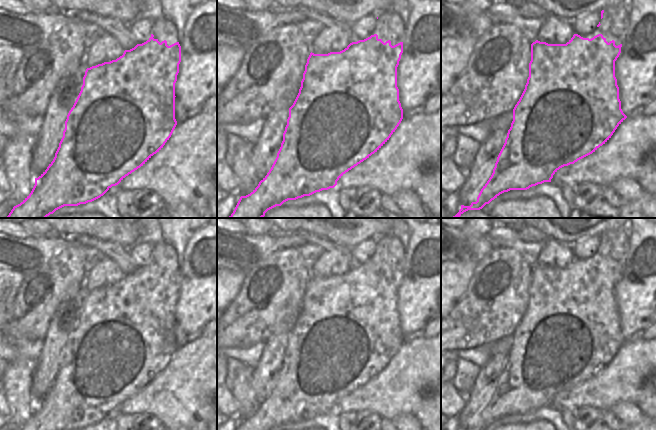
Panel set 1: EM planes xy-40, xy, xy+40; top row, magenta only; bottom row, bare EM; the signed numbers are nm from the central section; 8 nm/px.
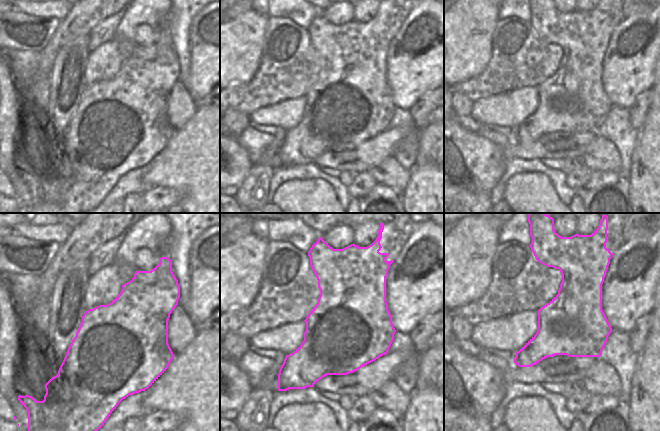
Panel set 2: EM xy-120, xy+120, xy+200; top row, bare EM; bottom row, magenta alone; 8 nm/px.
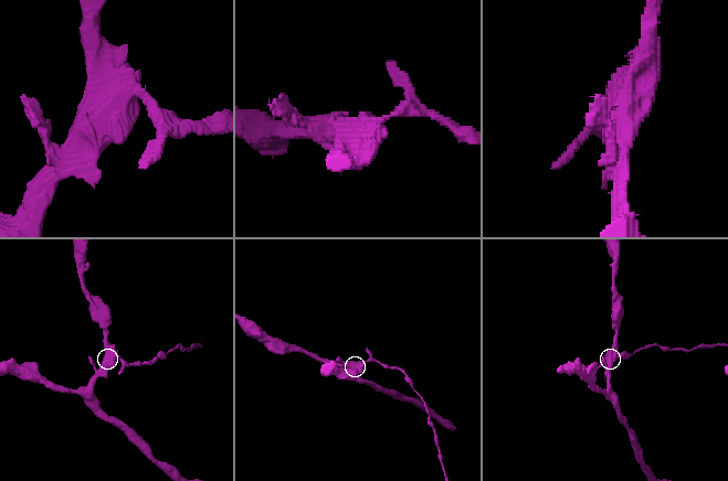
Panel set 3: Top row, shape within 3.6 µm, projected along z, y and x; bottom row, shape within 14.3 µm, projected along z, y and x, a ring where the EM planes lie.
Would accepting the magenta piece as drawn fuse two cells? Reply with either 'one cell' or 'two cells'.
two cells

